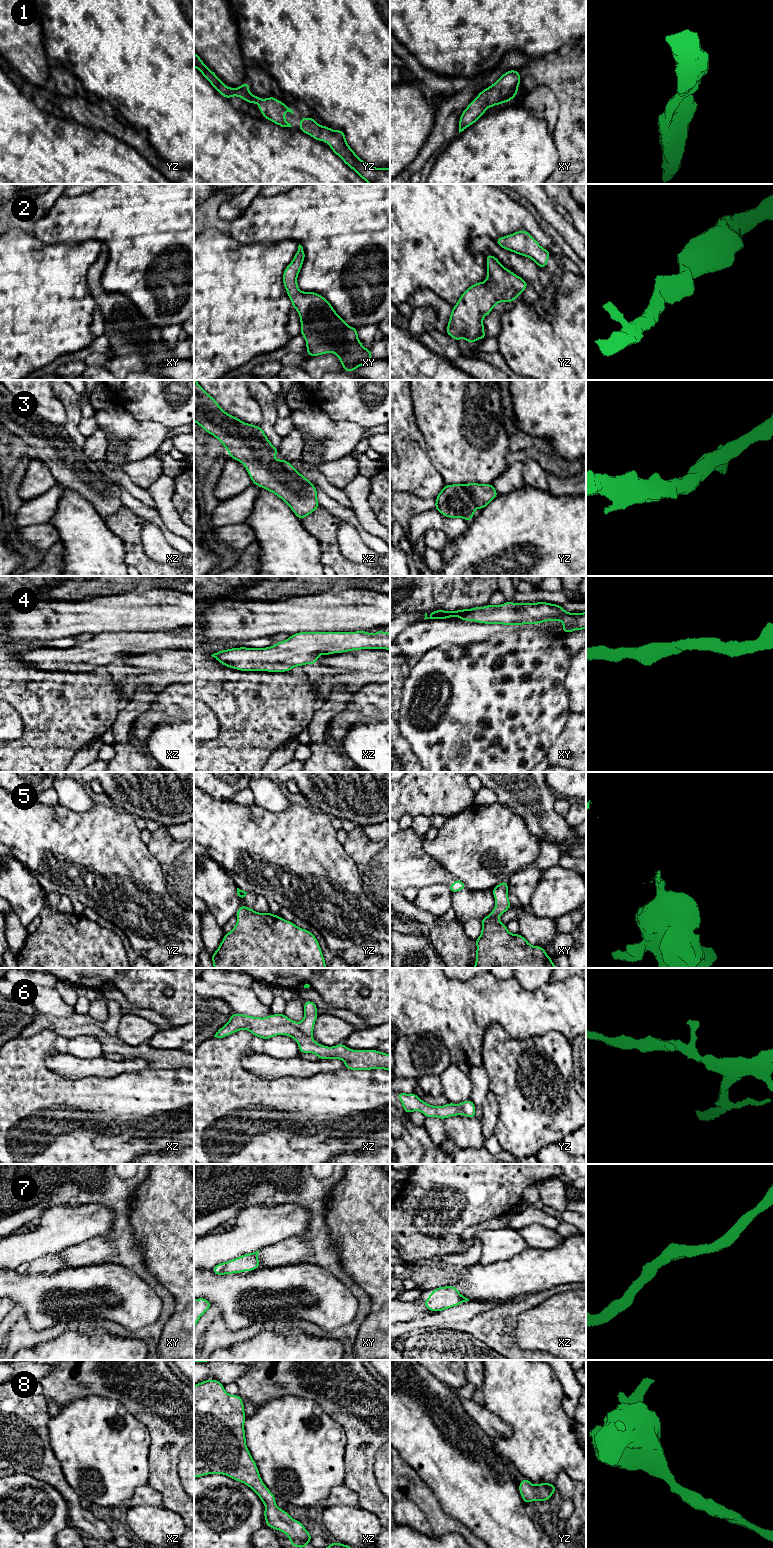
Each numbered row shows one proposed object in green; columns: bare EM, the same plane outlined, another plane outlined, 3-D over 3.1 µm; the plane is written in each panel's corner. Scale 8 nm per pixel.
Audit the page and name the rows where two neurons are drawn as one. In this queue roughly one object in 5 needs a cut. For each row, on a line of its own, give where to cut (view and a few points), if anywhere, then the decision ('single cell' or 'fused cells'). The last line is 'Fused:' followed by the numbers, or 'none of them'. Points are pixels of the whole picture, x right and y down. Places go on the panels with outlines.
1: no cut | single cell
2: no cut | single cell
3: no cut | single cell
4: no cut | single cell
5: yz (246, 892), (243, 896) | fused cells
6: no cut | single cell
7: no cut | single cell
8: no cut | single cell
Fused: 5

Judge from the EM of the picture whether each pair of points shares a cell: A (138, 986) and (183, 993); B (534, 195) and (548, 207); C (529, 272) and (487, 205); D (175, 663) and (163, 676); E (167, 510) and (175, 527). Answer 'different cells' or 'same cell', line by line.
A: same cell
B: same cell
C: different cells
D: different cells
E: same cell

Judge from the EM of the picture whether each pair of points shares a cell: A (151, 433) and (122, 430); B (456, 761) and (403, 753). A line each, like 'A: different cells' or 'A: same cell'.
A: same cell
B: different cells

